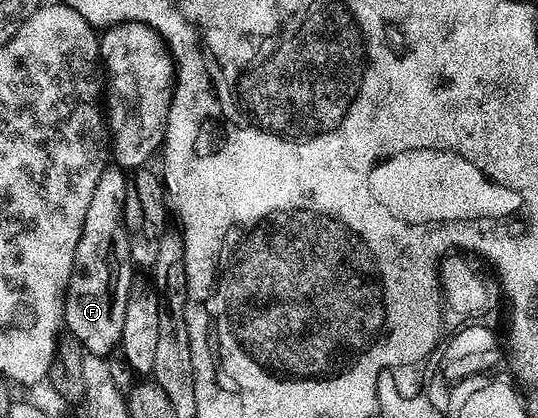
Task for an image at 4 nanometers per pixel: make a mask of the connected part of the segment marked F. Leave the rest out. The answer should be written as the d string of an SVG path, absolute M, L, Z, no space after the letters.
M108 166L89 203L84 229L77 243L75 269L68 282L64 310L66 331L77 337L84 353L93 356L107 358L111 351L119 348L121 330L125 326L125 308L133 294L133 265L123 213L128 199L128 173L118 166Z

